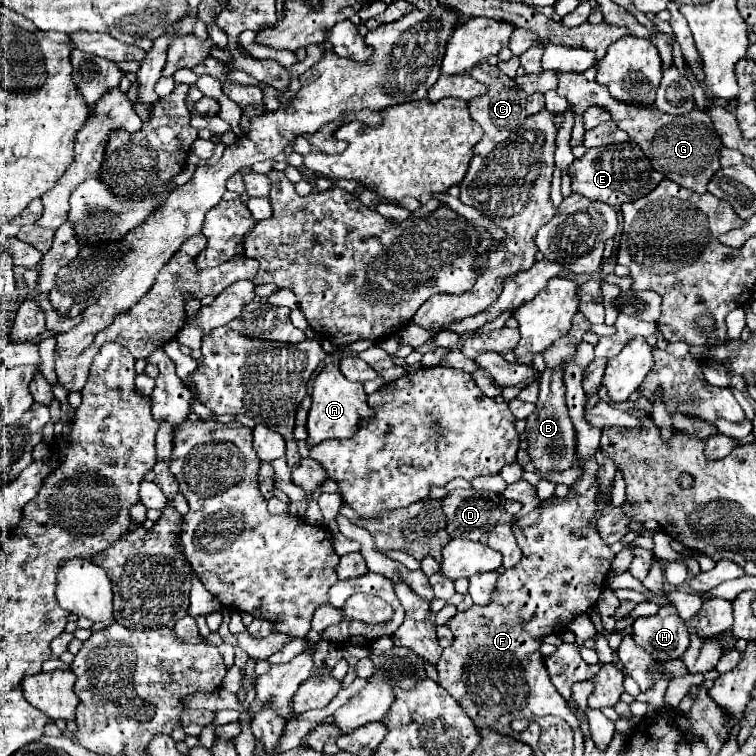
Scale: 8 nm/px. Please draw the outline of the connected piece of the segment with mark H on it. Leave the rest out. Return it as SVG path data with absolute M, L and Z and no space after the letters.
M660 605L652 617L638 617L632 623L632 639L658 661L680 659L690 643L684 619L672 605Z

